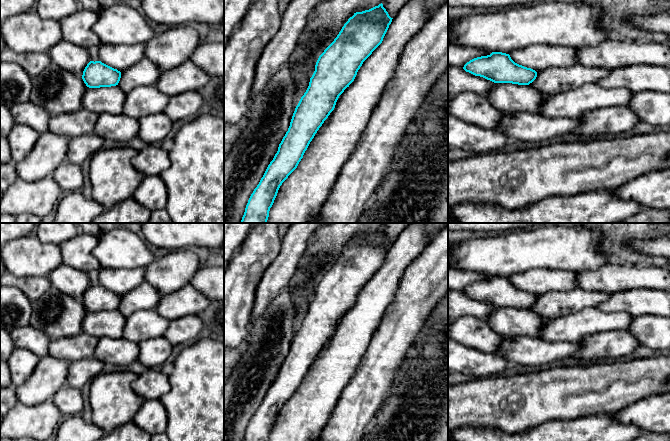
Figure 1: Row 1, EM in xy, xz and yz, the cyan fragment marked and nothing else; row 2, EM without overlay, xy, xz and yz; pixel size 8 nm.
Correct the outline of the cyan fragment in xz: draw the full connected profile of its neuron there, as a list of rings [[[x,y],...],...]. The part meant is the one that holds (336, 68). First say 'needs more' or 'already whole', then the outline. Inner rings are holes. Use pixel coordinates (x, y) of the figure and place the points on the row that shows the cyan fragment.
already whole; [[[382,3],[369,10],[354,13],[334,41],[319,56],[309,86],[295,108],[288,131],[251,194],[240,223],[267,223],[270,208],[280,186],[297,168],[310,142],[334,110],[339,96],[354,81],[363,62],[382,43],[392,19]]]

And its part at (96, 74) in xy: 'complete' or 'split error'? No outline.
complete

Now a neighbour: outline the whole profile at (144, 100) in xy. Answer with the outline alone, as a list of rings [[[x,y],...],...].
[[[156,85],[139,86],[126,94],[123,113],[137,119],[162,113],[169,99]]]

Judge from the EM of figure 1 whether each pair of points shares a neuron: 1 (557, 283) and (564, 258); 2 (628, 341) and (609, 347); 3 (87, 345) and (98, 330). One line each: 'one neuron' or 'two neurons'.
1: two neurons
2: one neuron
3: two neurons

